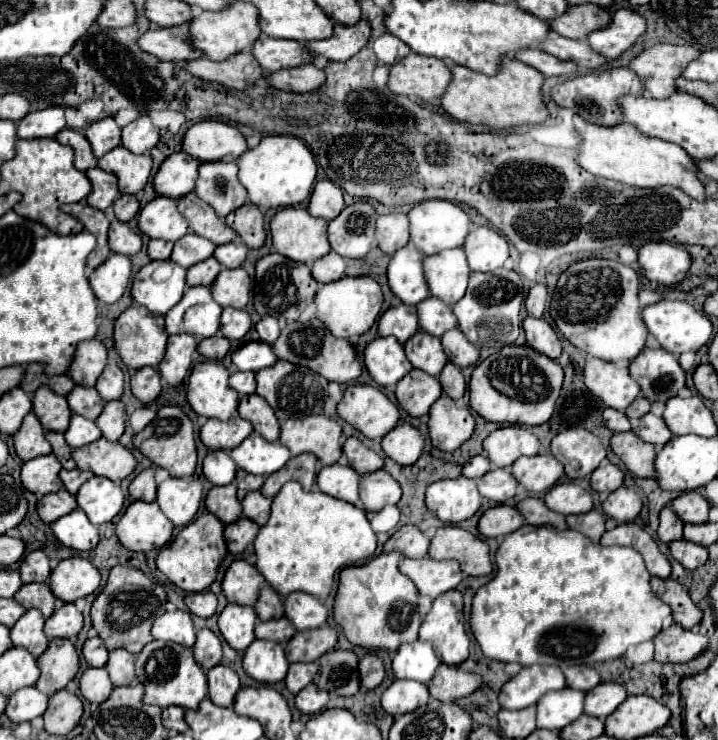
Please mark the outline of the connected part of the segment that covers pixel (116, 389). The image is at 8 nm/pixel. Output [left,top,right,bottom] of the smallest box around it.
[95,364,125,402]

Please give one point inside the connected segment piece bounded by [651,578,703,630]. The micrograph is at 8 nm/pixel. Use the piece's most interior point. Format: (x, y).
(685, 611)

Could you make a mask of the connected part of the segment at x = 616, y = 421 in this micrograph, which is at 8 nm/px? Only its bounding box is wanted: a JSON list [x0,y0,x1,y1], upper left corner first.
[603,408,631,432]

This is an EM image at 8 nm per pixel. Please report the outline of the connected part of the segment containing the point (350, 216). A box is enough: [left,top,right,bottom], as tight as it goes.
[329,200,377,258]

